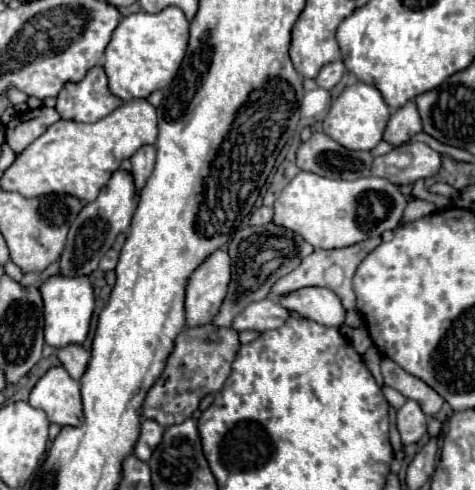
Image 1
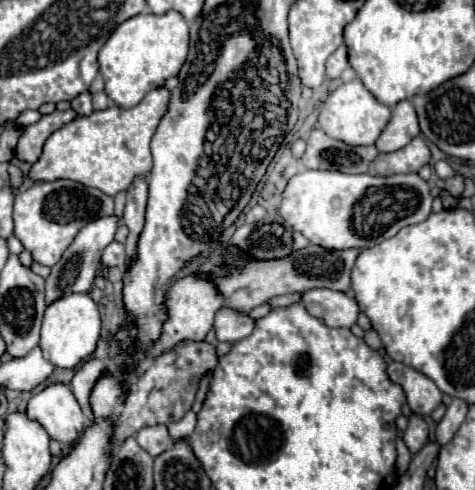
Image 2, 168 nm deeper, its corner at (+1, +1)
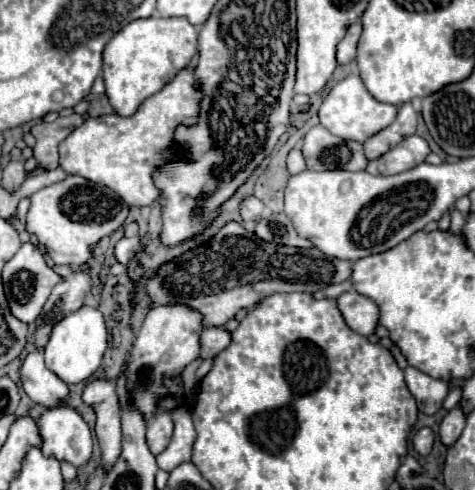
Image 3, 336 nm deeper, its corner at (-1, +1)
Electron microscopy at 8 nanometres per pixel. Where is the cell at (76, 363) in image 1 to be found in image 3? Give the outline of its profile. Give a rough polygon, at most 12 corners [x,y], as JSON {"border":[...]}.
{"border":[[110,381],[84,387],[94,407],[96,439],[106,473],[120,457],[122,429],[116,391]]}

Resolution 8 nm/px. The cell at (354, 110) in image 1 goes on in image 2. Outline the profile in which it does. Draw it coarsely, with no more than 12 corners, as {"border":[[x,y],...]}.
{"border":[[360,79],[322,103],[320,129],[348,145],[374,145],[390,121]]}

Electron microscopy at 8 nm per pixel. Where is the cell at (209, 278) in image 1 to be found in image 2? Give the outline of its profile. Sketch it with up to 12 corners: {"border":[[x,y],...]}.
{"border":[[184,275],[166,293],[168,321],[150,357],[202,341],[224,301],[214,281]]}

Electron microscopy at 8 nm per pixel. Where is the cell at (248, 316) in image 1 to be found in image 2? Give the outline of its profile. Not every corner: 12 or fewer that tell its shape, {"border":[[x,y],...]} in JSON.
{"border":[[222,307],[216,313],[218,341],[240,341],[254,319]]}

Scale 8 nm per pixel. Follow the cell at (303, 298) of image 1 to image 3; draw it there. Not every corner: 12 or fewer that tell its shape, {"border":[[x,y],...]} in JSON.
{"border":[[360,293],[336,301],[350,329],[364,337],[380,325],[380,309]]}

